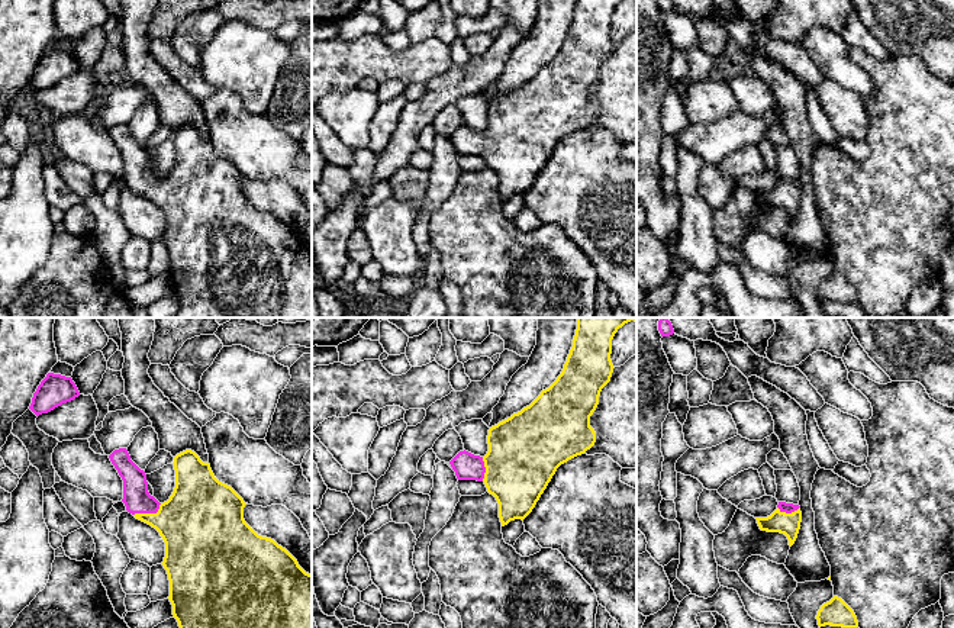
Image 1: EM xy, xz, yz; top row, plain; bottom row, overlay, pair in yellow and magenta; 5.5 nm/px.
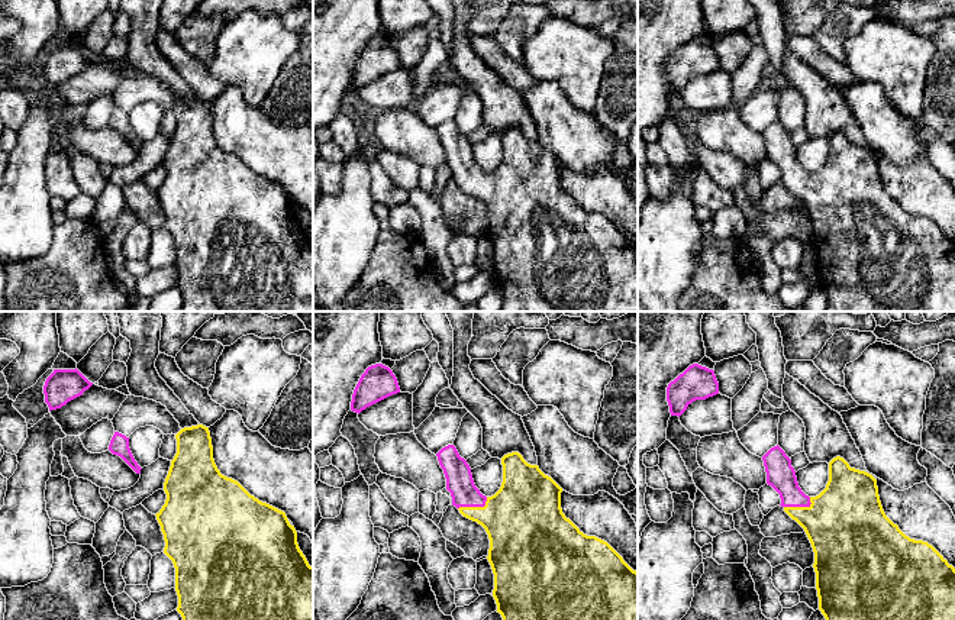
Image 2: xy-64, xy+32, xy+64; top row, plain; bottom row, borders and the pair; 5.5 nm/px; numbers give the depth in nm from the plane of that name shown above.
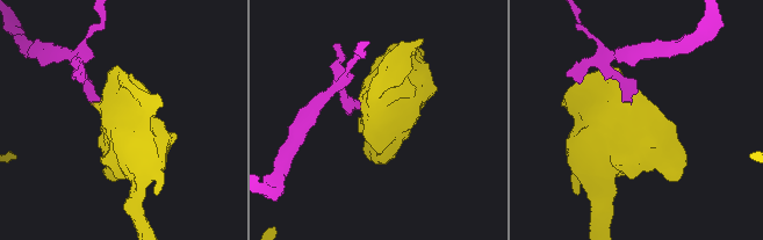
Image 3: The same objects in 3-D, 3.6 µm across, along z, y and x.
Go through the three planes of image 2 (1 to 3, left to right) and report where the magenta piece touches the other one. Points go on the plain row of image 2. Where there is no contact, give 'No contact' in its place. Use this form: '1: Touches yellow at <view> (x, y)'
1: No contact
2: Touches yellow at xy+32 (474, 183)
3: Touches yellow at xy+64 (800, 183)

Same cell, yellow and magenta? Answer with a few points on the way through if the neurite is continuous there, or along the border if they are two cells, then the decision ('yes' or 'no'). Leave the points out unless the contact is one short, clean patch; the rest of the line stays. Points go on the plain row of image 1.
across xy (192, 197), (148, 189), (137, 173) | yes

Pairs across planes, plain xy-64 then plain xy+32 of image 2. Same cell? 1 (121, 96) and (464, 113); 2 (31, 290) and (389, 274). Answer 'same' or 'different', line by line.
1: different
2: same

